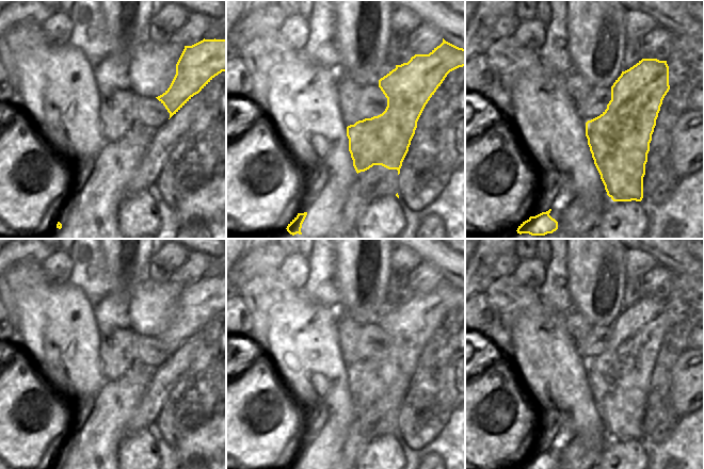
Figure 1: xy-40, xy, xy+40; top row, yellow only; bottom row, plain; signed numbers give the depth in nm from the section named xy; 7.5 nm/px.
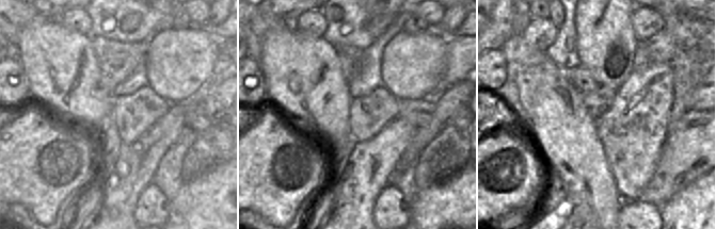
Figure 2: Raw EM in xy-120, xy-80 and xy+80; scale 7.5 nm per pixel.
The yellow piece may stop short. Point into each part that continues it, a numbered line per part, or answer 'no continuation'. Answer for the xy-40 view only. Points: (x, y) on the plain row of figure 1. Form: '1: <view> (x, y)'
no continuation

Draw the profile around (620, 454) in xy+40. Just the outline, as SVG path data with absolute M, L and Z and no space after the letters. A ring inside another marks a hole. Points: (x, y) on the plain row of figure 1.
M613 440L603 450L596 469L647 469L647 453L641 440Z

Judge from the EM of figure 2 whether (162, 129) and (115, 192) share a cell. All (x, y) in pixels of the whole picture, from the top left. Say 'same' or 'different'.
same

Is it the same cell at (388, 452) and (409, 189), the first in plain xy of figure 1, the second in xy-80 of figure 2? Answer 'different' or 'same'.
different

